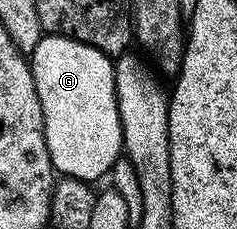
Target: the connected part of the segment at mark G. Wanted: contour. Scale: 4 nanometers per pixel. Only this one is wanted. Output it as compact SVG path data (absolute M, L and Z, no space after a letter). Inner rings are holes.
M41 34L30 52L32 80L42 105L44 140L52 166L61 176L85 181L105 178L122 155L112 64L98 49L61 35Z

